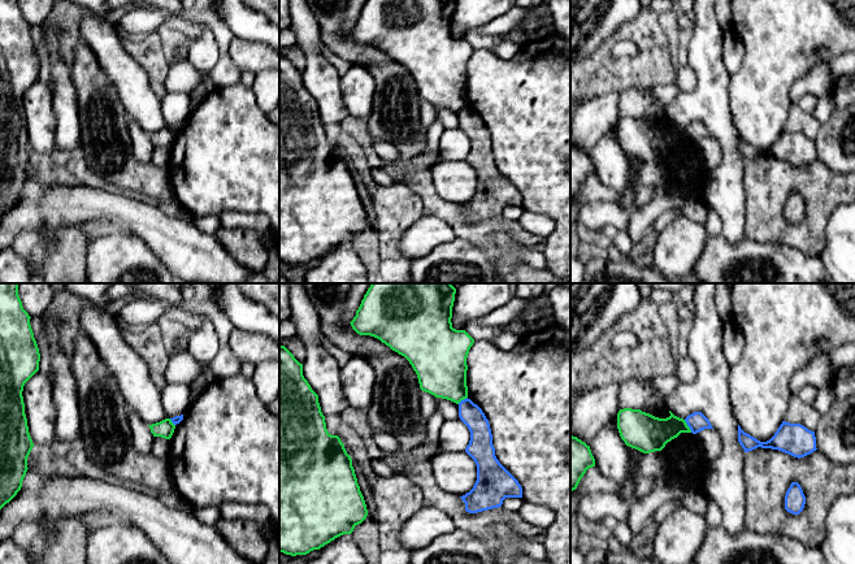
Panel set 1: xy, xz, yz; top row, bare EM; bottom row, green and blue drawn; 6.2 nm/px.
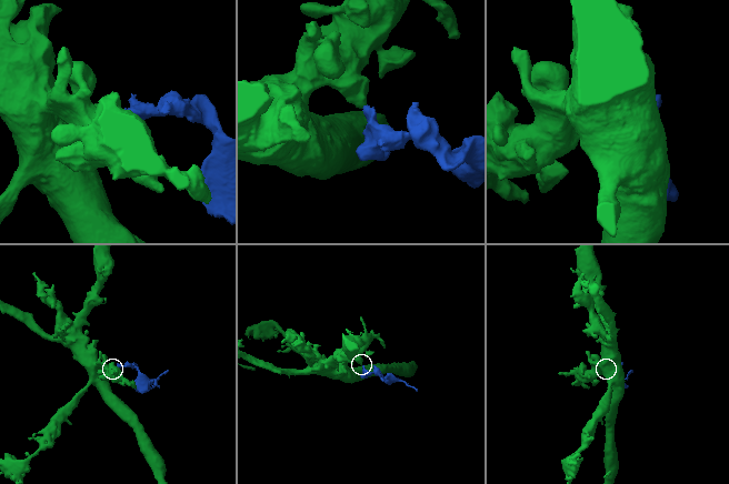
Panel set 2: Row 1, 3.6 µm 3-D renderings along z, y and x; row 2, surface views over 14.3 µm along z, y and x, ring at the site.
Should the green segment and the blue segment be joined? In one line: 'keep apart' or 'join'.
keep apart

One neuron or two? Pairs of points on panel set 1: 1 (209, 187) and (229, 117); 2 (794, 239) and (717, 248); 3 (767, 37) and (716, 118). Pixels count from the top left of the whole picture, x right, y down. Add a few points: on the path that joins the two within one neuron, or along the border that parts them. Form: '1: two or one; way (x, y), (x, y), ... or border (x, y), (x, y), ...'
1: one; way (211, 170), (228, 153), (228, 134)
2: two; border (746, 235), (755, 241), (789, 244), (803, 254)
3: two; border (729, 77), (729, 113), (736, 128)

